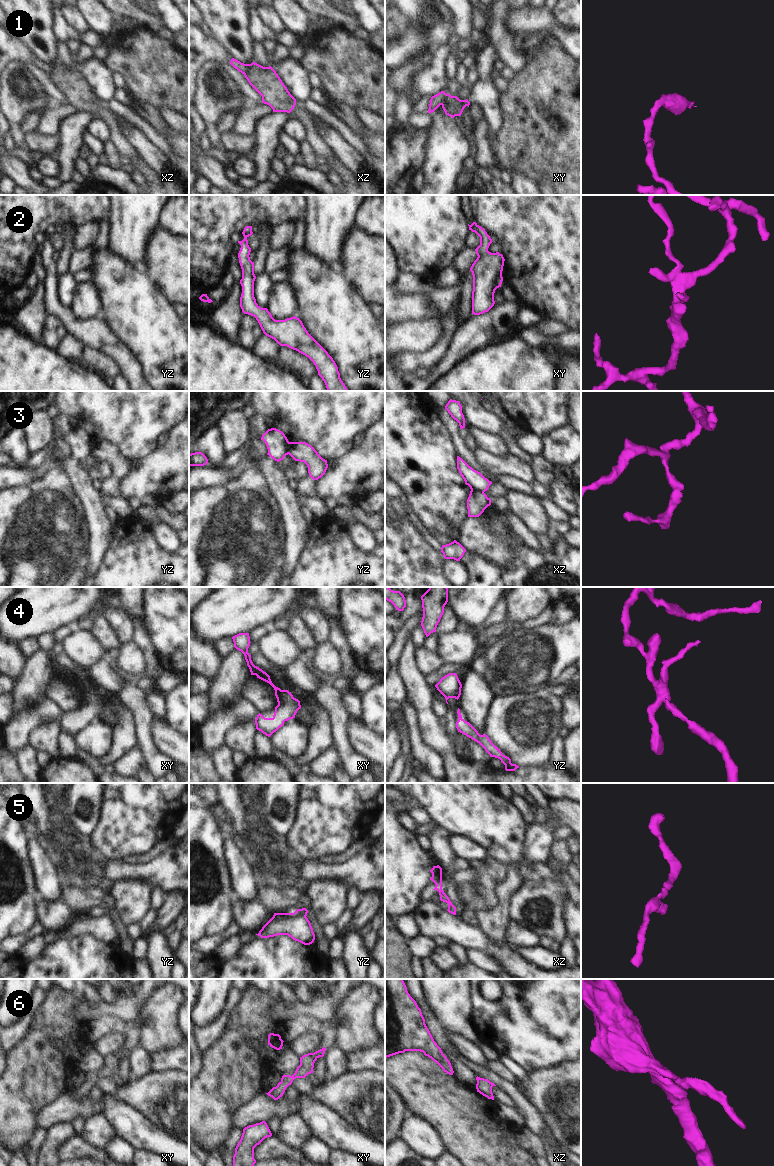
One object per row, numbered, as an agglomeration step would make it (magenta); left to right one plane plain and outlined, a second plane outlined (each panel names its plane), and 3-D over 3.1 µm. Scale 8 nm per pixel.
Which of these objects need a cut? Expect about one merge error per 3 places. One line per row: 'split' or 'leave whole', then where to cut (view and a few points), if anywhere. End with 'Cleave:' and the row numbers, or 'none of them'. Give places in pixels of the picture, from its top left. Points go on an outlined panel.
1: split | xy (447, 94), (441, 104)
2: leave whole | no cut
3: split | xz (471, 489), (483, 493)
4: leave whole | no cut
5: leave whole | no cut
6: leave whole | no cut
Cleave: 1, 3

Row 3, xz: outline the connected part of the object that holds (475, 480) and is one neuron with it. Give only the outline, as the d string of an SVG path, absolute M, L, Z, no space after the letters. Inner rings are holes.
M457 456L457 469L460 475L465 481L465 484L470 487L471 490L480 491L484 493L488 490L492 484L487 478L485 478L480 472L470 467L462 458Z

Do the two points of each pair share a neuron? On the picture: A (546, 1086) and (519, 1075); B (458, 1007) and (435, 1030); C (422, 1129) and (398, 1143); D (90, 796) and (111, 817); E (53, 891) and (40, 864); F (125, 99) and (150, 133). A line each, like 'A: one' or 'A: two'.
A: two
B: two
C: two
D: two
E: one
F: two

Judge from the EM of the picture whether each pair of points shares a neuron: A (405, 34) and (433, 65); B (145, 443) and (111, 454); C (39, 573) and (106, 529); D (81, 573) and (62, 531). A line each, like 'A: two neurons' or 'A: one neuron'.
A: two neurons
B: two neurons
C: two neurons
D: two neurons

